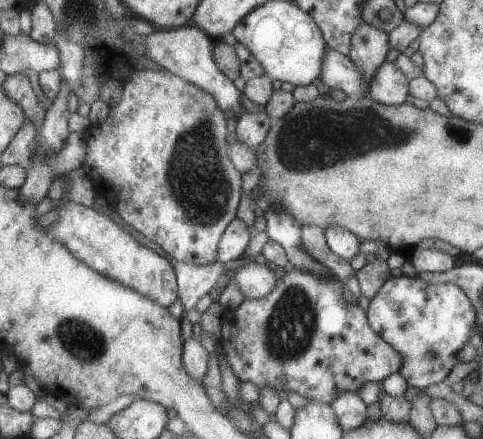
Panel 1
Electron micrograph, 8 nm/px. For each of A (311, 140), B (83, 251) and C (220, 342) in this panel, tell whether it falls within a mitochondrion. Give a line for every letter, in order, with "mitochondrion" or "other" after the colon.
A: mitochondrion
B: other
C: other

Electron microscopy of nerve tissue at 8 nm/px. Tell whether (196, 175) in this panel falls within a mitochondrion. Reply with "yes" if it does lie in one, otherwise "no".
yes

